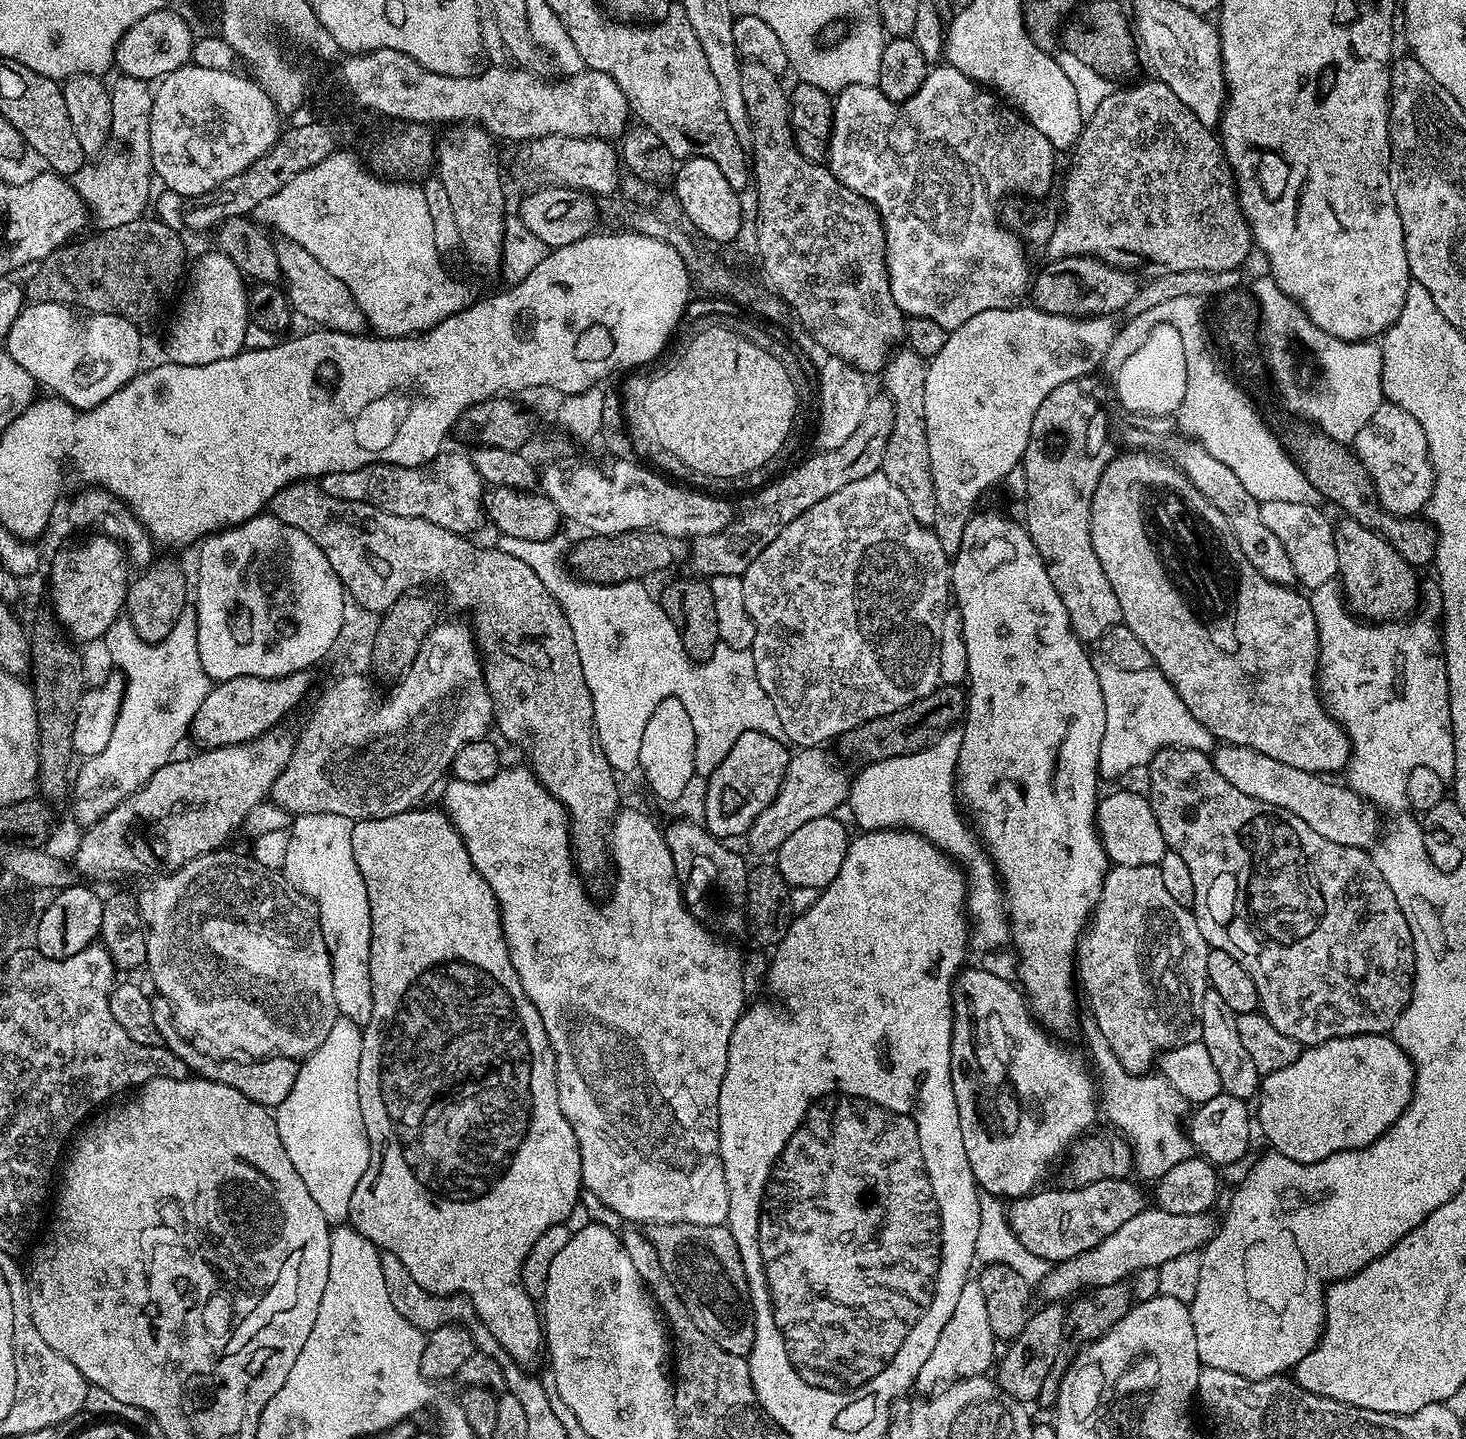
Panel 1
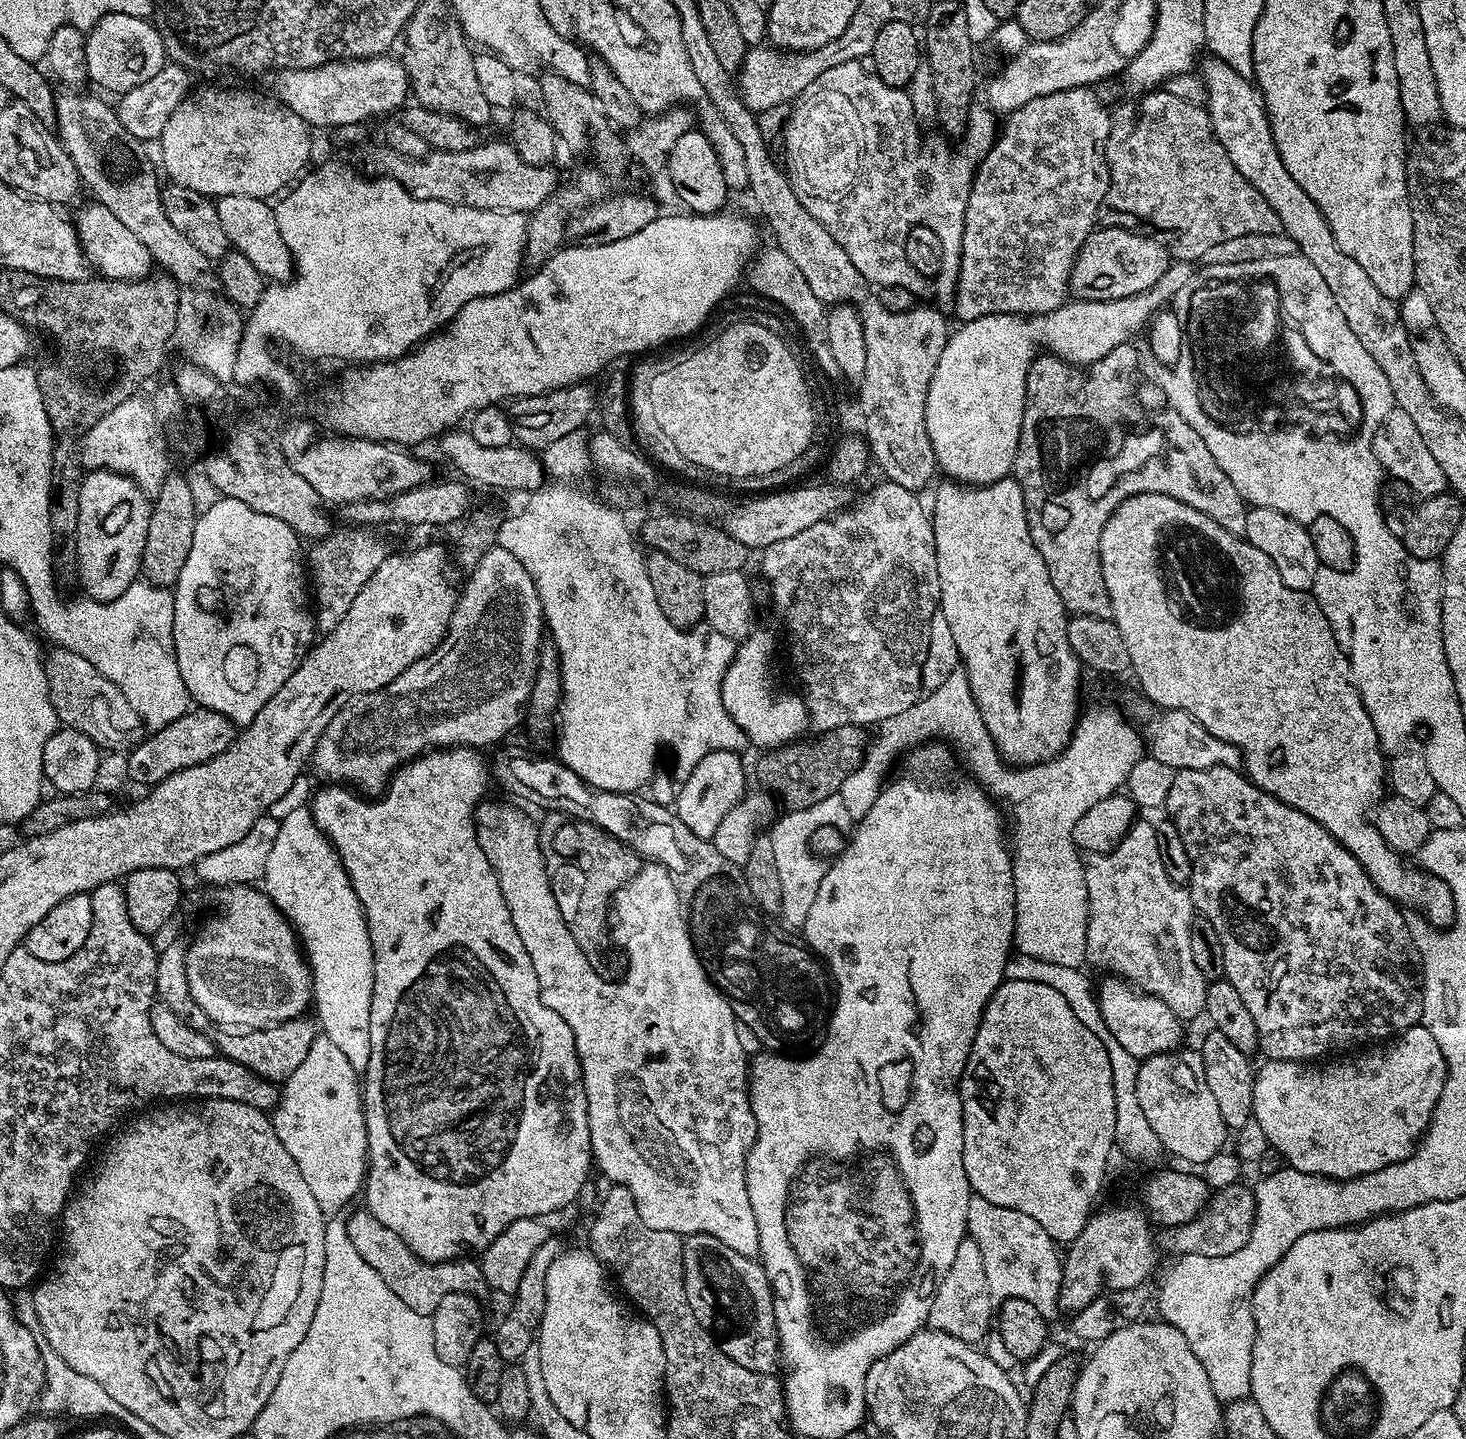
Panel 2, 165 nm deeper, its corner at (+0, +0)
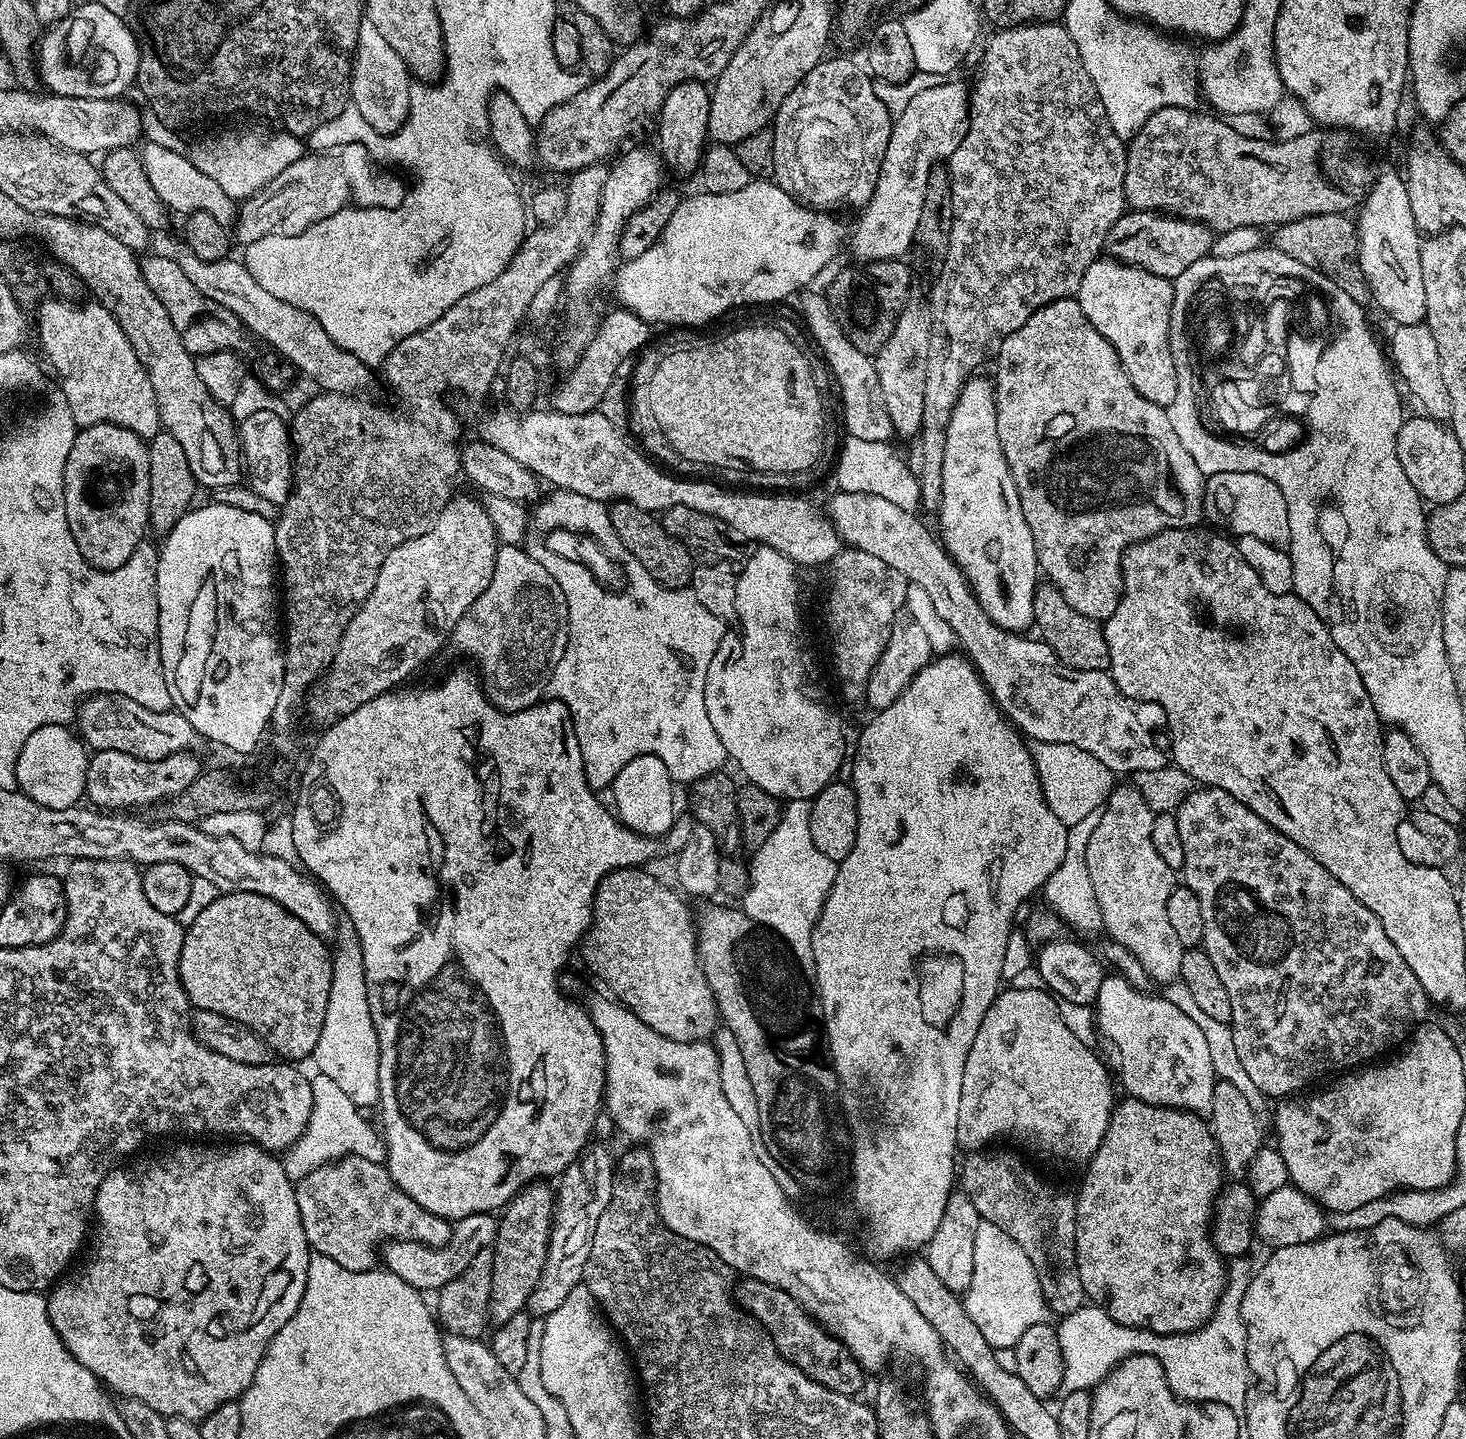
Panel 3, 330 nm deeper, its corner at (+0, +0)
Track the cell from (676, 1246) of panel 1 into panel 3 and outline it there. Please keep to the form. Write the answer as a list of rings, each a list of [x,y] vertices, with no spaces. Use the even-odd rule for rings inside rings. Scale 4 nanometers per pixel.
[[[744,1278],[735,1285],[734,1299],[745,1312],[760,1321],[782,1358],[798,1366],[810,1378],[814,1378],[814,1382],[838,1394],[854,1397],[861,1395],[860,1391],[863,1390],[866,1379],[864,1367],[838,1337],[831,1336],[803,1306],[790,1298],[790,1294],[786,1294],[786,1290],[778,1290],[761,1280]]]

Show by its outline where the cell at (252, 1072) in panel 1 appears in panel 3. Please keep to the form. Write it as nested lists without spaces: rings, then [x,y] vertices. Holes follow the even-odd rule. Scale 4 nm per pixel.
[[[225,892],[216,894],[216,897],[197,914],[192,920],[192,925],[187,925],[182,954],[180,955],[180,981],[188,995],[189,1005],[196,1010],[210,1010],[214,1014],[229,1016],[231,1020],[237,1020],[242,1026],[246,1026],[254,1034],[258,1034],[268,1044],[269,1053],[276,1052],[281,1061],[300,1062],[296,1060],[308,1060],[312,1051],[318,1046],[318,1034],[322,1034],[322,1022],[326,1022],[326,1004],[330,1002],[330,982],[332,981],[333,953],[327,948],[325,941],[310,926],[306,926],[297,916],[290,914],[278,902],[274,902],[269,896],[254,894],[253,892]]]

